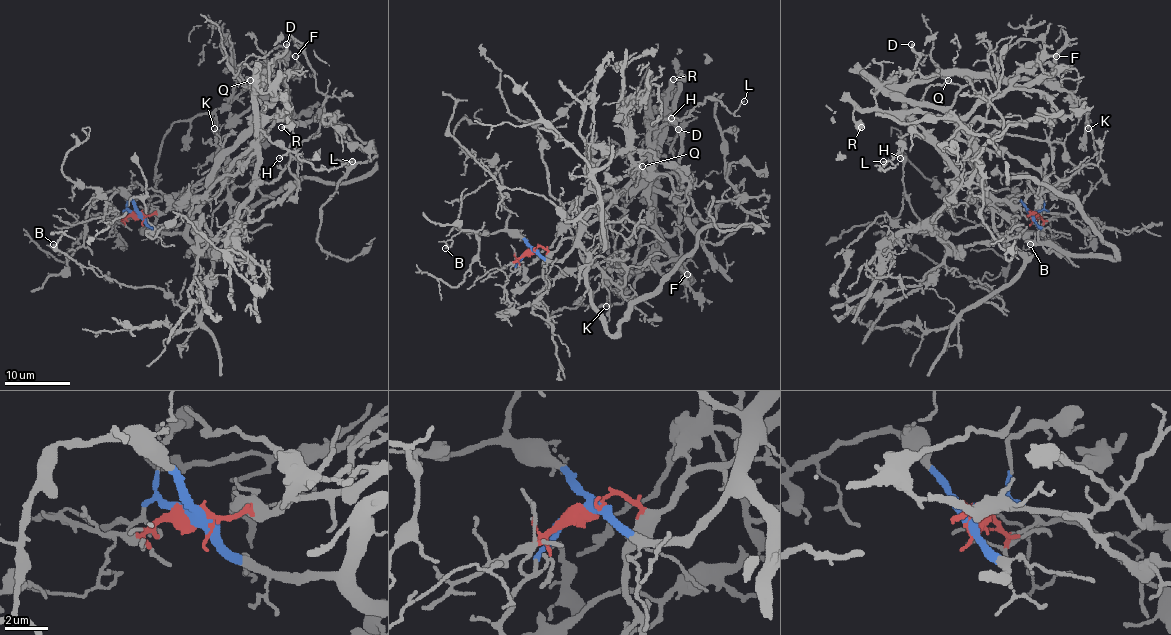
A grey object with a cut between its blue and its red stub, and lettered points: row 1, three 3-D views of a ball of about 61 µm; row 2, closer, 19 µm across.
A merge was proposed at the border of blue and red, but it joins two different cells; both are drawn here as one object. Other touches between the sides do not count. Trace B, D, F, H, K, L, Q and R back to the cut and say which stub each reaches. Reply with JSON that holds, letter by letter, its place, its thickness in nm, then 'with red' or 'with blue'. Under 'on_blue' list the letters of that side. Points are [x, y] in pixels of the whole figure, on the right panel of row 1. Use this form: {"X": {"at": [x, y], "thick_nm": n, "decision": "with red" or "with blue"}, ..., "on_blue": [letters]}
{"B": {"at": [1030, 244], "thick_nm": 130, "decision": "with blue"}, "D": {"at": [911, 44], "thick_nm": 320, "decision": "with red"}, "F": {"at": [1056, 56], "thick_nm": 240, "decision": "with red"}, "H": {"at": [900, 158], "thick_nm": 100, "decision": "with red"}, "K": {"at": [1088, 128], "thick_nm": 190, "decision": "with red"}, "L": {"at": [883, 161], "thick_nm": 120, "decision": "with red"}, "Q": {"at": [948, 80], "thick_nm": 170, "decision": "with red"}, "R": {"at": [861, 127], "thick_nm": 380, "decision": "with red"}, "on_blue": ["B"]}

